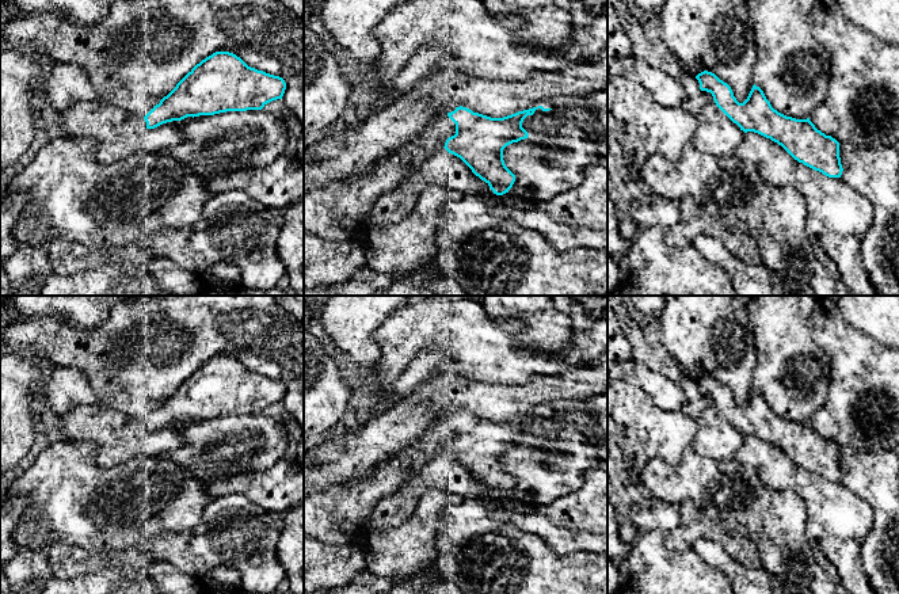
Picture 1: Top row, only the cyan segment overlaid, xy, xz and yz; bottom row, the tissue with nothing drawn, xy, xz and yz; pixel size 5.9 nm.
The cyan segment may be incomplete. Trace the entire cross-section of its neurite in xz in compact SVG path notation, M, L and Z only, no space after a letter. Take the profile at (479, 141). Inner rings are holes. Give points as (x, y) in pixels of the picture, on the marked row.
M462 106L456 107L447 113L456 123L456 134L446 140L443 148L460 157L494 194L503 195L515 182L515 175L504 164L503 149L529 137L522 122L537 108L552 110L538 106L503 118L491 118Z

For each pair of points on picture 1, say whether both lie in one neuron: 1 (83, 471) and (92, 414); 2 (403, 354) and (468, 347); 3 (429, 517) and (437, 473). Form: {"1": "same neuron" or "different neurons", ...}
{"1": "different neurons", "2": "same neuron", "3": "different neurons"}

